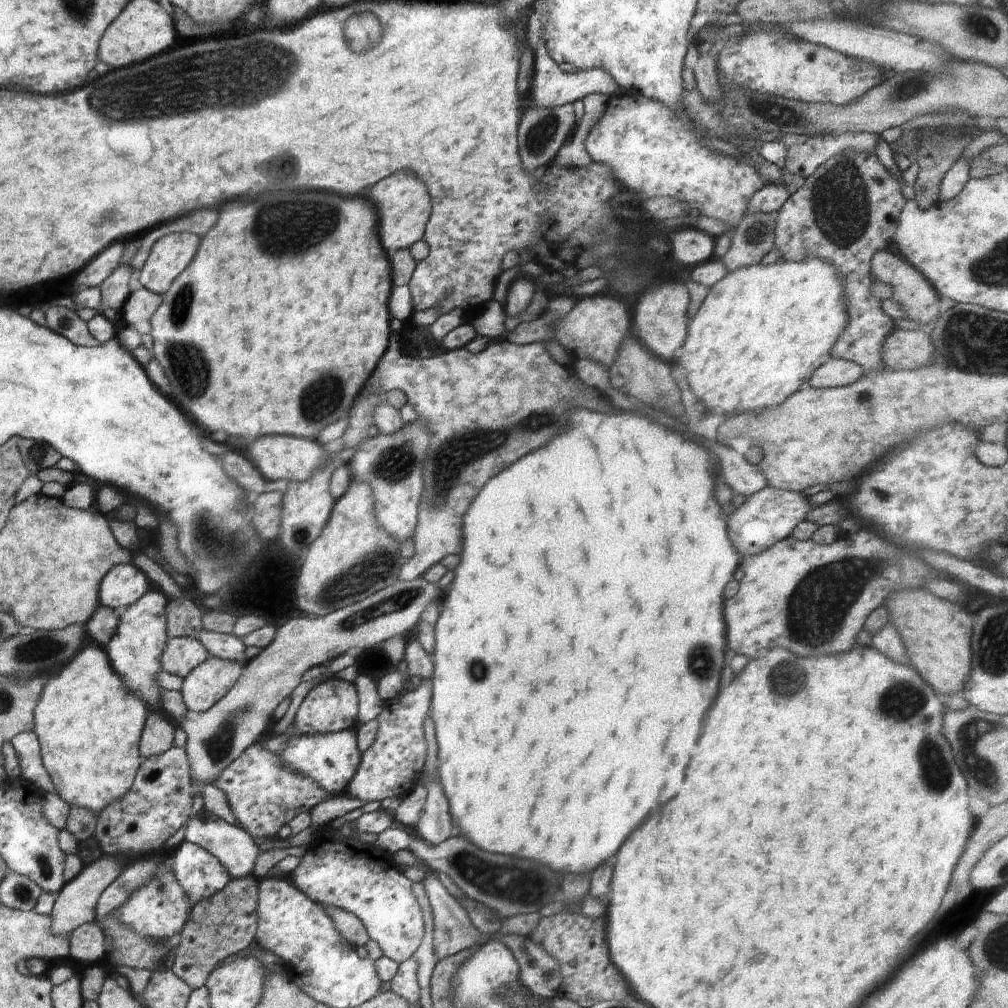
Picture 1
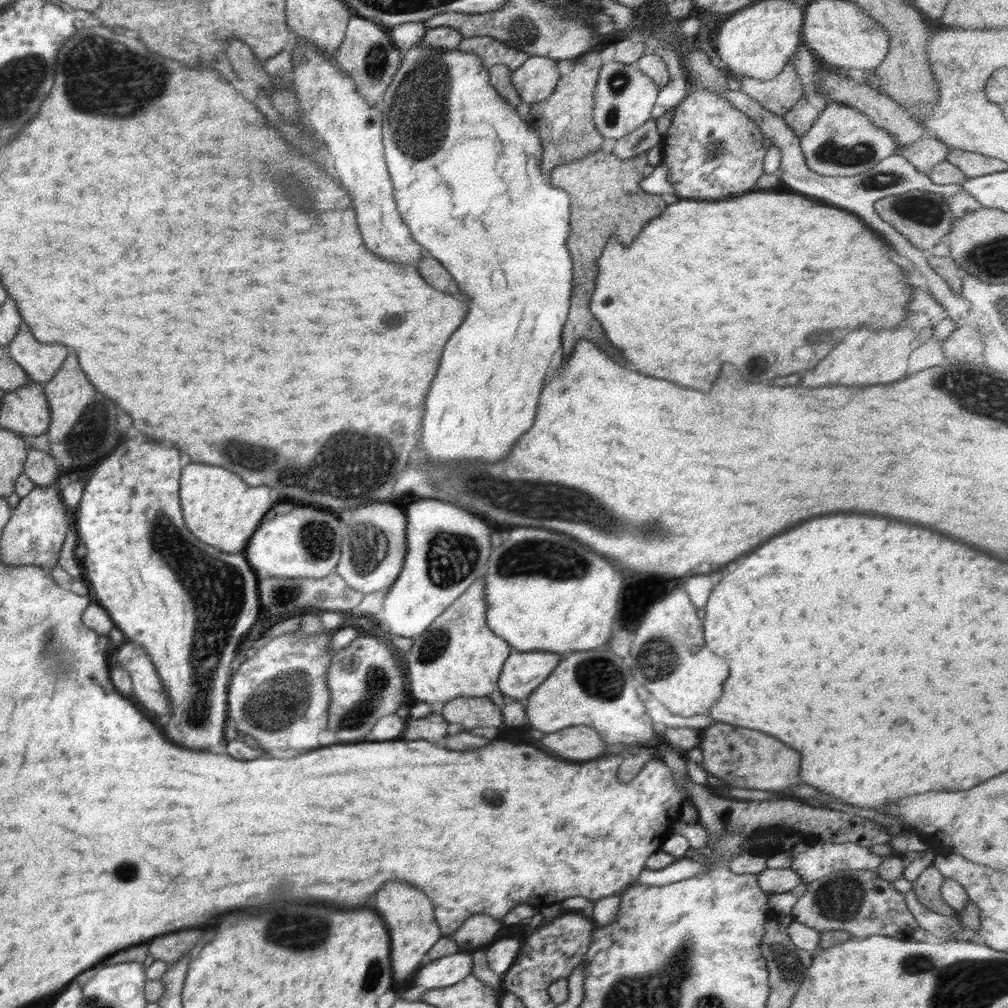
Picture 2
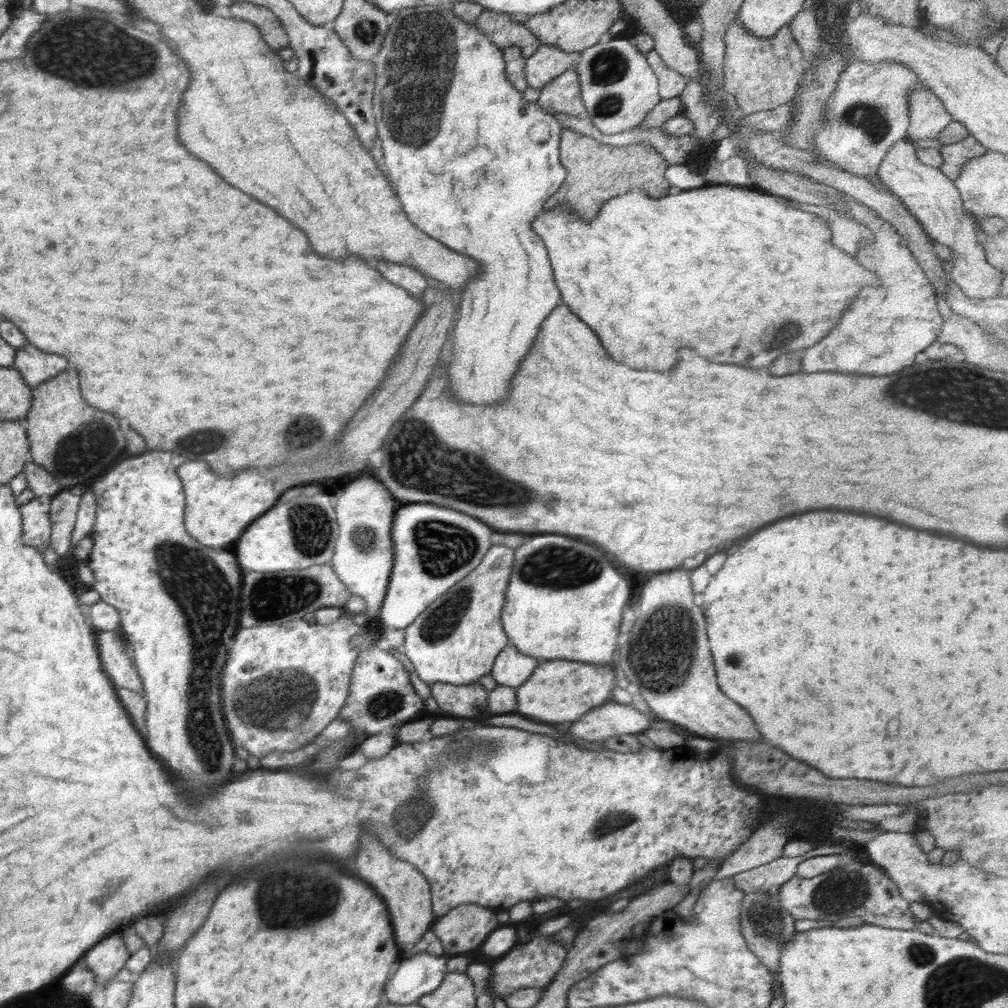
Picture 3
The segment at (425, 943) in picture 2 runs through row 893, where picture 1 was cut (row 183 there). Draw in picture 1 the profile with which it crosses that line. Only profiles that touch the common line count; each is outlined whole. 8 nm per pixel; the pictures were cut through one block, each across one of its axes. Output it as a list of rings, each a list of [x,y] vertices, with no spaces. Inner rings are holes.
[[[408,172],[388,176],[384,182],[370,188],[370,202],[375,206],[379,218],[380,242],[387,252],[410,249],[414,242],[423,238],[431,213],[430,200],[426,186]]]

